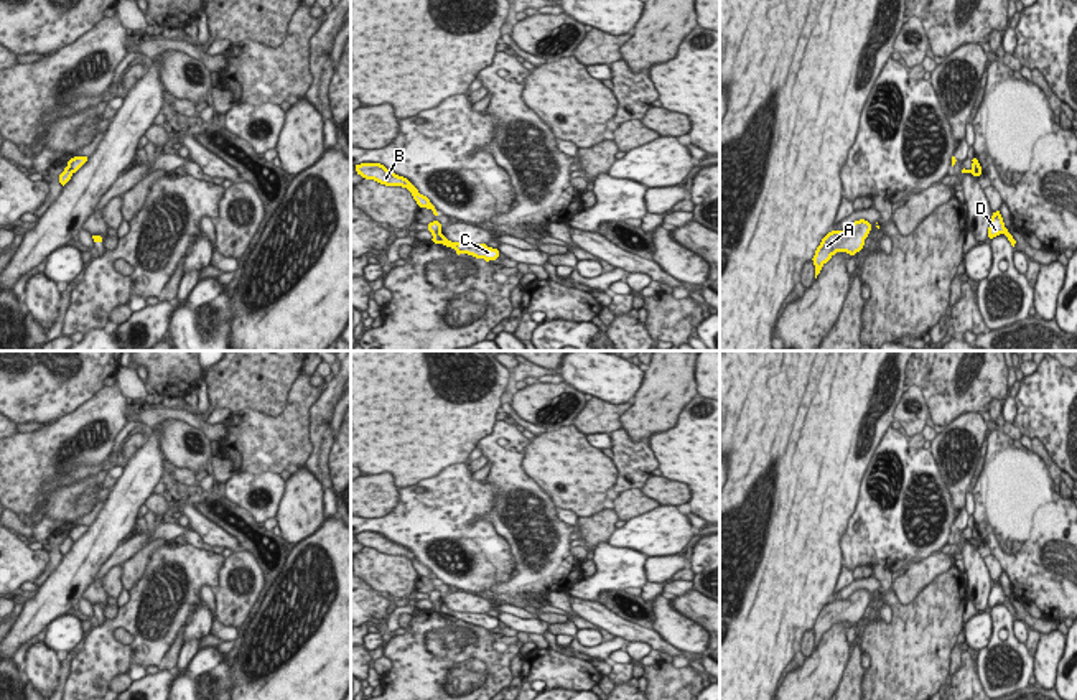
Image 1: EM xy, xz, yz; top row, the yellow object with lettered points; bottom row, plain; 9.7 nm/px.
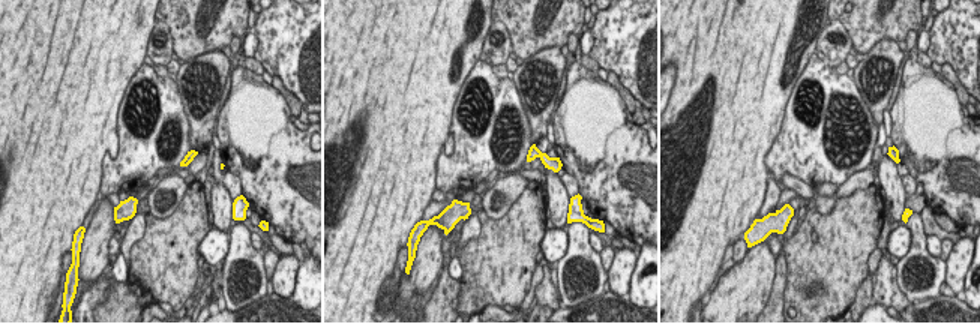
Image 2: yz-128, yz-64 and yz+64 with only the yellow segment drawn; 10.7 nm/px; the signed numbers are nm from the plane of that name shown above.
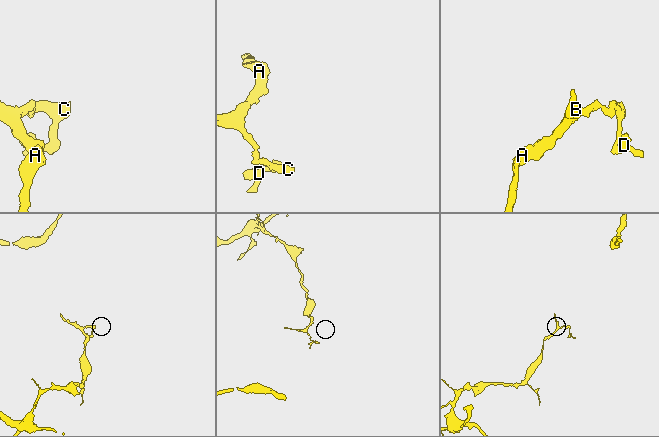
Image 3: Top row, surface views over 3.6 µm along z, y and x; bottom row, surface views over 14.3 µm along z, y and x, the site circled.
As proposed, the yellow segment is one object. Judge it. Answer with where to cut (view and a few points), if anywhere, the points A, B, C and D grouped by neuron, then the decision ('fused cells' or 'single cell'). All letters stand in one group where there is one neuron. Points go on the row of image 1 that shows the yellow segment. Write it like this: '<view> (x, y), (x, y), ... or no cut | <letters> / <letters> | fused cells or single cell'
xz (442, 234), (440, 242) | A B / C D | fused cells

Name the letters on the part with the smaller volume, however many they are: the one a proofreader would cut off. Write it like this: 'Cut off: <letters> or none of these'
Cut off: C, D.

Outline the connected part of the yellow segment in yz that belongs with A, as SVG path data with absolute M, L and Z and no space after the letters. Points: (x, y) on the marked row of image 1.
M865 219L855 221L846 231L832 231L828 232L814 255L815 278L820 273L822 267L837 254L846 252L855 255L865 245L865 239L871 231L871 224Z

